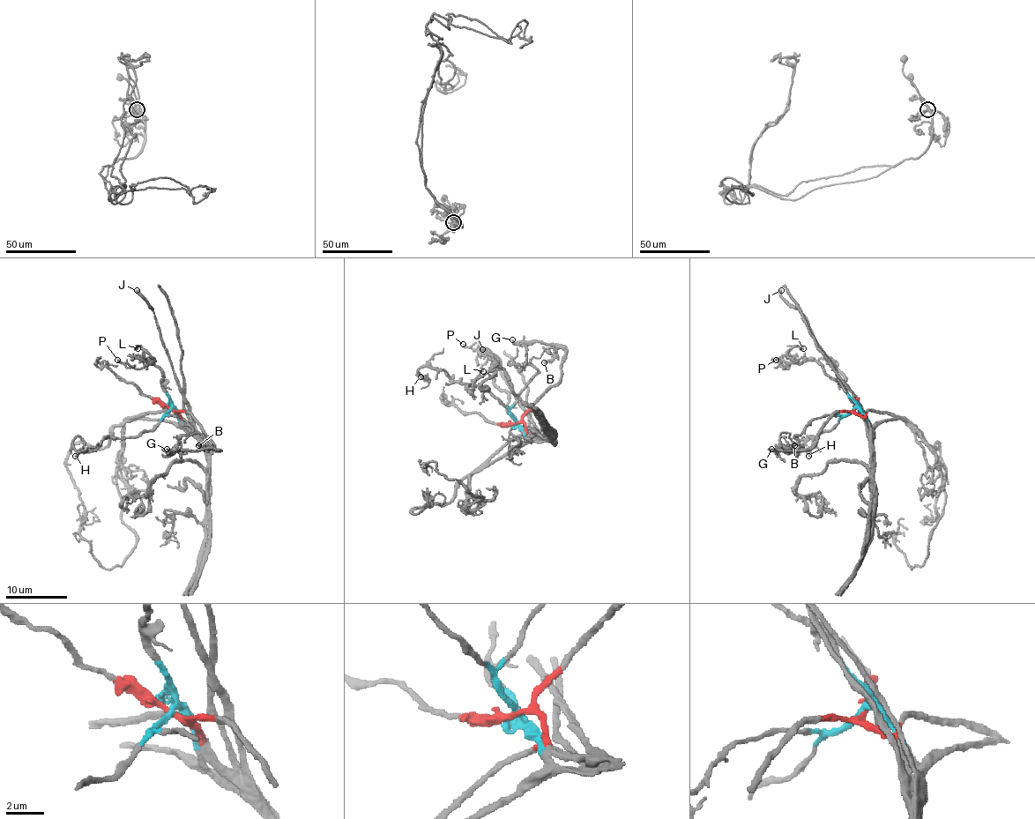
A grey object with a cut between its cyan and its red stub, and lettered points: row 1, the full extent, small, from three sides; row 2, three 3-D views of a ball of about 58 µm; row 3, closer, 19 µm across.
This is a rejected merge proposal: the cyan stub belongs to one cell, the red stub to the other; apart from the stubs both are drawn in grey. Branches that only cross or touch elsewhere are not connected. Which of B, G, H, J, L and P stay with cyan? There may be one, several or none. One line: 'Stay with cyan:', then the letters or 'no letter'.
Stay with cyan: H, L, P

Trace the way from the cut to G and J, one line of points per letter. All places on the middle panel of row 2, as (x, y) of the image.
G: (516, 421), (562, 377), (562, 359), (565, 356), (562, 348), (554, 346), (538, 341), (515, 342), (511, 339)
J: (516, 421), (520, 421), (528, 434), (538, 437), (536, 427), (507, 383), (495, 358), (482, 348)

